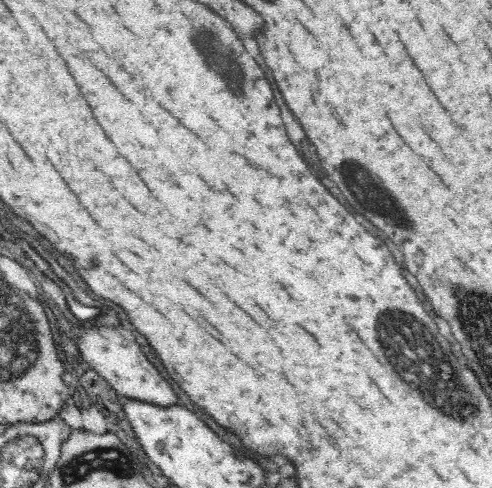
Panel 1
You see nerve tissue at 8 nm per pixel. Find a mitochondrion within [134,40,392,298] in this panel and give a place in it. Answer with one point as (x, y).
(349, 175)

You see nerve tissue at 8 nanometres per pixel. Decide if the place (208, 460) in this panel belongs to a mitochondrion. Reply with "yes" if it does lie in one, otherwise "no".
no

